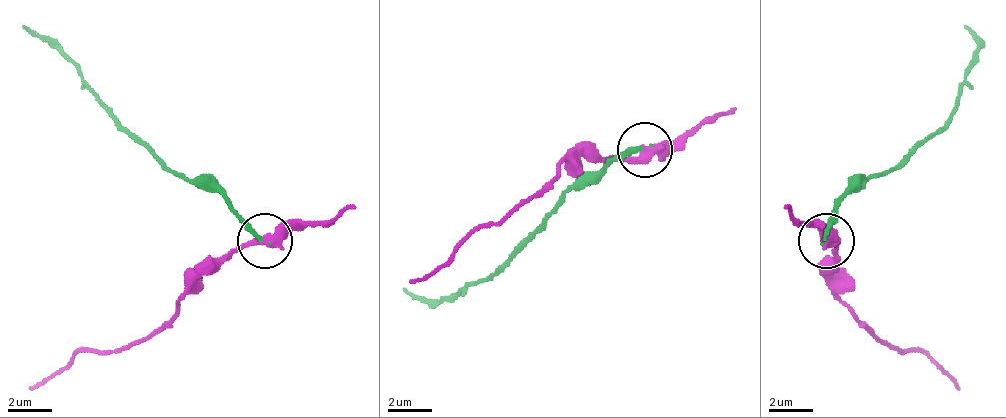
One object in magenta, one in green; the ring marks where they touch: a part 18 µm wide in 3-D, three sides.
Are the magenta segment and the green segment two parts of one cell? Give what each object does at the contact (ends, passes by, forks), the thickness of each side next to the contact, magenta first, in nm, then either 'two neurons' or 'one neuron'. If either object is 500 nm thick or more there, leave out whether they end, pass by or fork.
magenta passes by | green ends | 440/190 nm | two neurons

